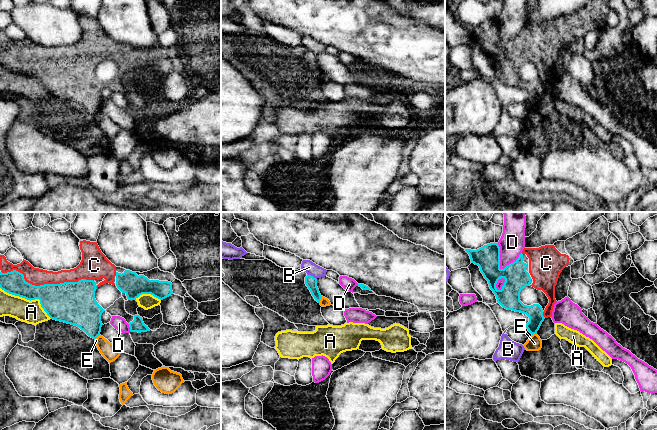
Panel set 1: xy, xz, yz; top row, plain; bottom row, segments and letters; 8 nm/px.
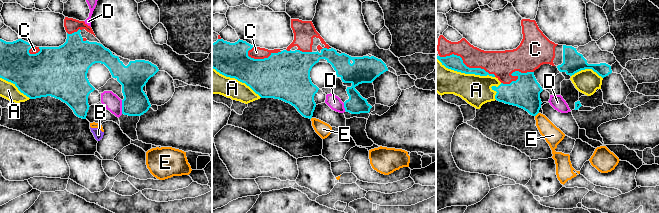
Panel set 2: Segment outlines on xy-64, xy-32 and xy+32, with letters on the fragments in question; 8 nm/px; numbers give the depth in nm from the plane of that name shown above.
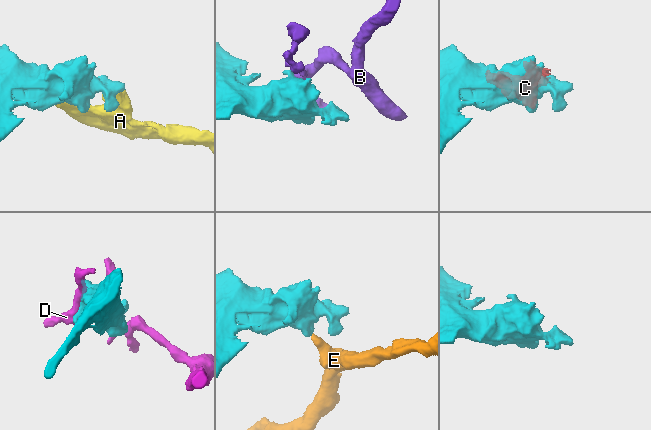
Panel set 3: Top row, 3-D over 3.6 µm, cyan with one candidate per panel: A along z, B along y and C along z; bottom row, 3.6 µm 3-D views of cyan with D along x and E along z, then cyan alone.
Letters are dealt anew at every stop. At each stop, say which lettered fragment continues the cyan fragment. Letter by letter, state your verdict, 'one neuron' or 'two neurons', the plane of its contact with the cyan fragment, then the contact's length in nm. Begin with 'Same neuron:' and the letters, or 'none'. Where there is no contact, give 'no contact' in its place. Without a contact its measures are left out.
Same neuron: C
A: two neurons; contact in xy; length 480 nm
B: two neurons; contact in xz; length 90 nm
C: one neuron; contact in xy; length 750 nm
D: two neurons; contact in yz; length 220 nm
E: two neurons; contact in xz; length 60 nm

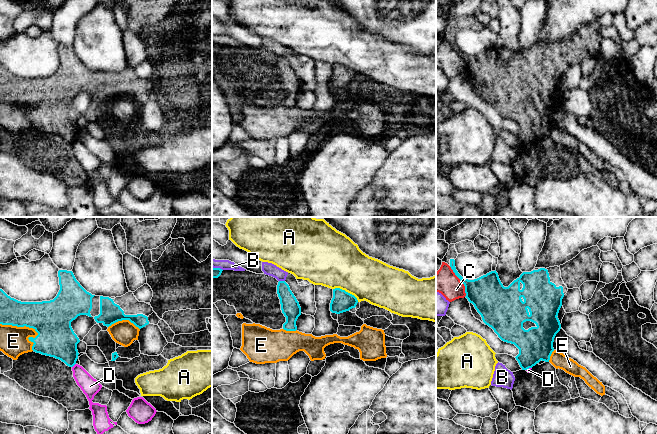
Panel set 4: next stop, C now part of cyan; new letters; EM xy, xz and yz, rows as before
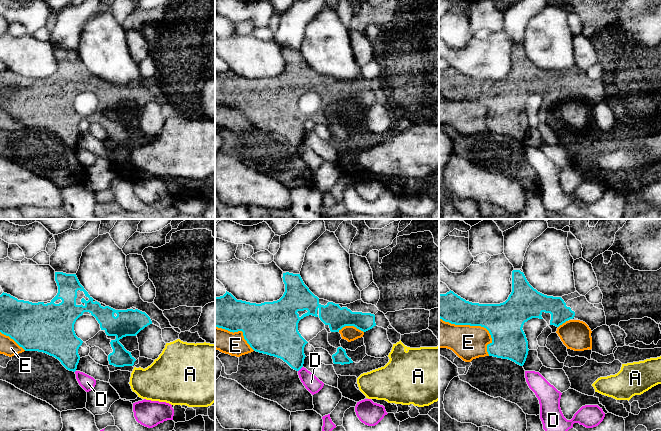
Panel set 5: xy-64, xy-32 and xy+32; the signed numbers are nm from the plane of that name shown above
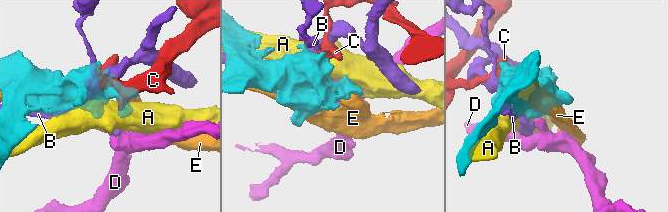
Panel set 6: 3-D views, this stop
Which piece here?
Same neuron: none
A: two neurons; contact in xz; length 240 nm
B: two neurons; contact in xz; length 50 nm
C: two neurons; contact in yz; length 280 nm
D: two neurons; contact in xy; length 50 nm
E: two neurons; contact in xy; length 340 nm

